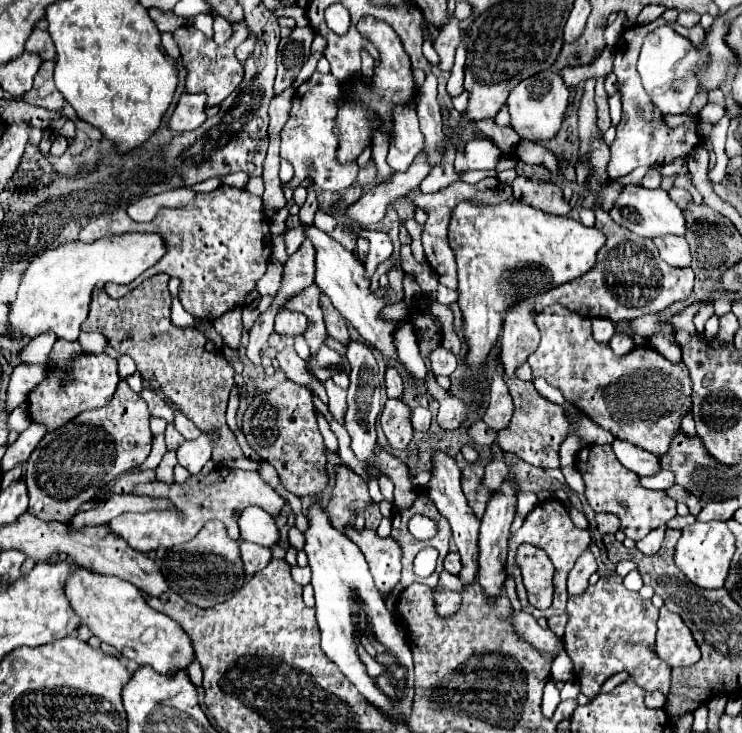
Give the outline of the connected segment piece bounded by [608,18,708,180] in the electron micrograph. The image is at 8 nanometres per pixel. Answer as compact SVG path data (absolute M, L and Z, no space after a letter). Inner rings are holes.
M658 18L656 22L652 22L648 26L630 26L628 30L624 30L622 42L618 42L618 52L614 52L614 74L618 78L618 92L620 92L620 100L622 100L622 120L616 128L616 140L610 146L612 158L608 164L608 176L612 180L630 174L638 166L662 166L662 164L674 162L676 158L688 158L690 152L702 144L702 136L698 134L696 116L708 102L706 88L700 84L698 94L692 100L692 106L686 110L686 114L692 120L688 120L676 128L670 128L664 122L664 116L660 114L660 110L656 110L656 106L648 98L648 94L640 82L640 74L636 70L636 60L638 60L642 40L650 30L654 30L662 24L666 24L664 18Z

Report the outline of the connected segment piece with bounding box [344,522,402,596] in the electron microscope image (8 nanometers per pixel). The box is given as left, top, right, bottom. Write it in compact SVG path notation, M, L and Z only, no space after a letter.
M352 522L346 524L344 534L364 552L370 566L370 574L374 576L380 594L388 596L400 582L400 546L392 538L380 538L376 530L364 528L360 532L354 528Z

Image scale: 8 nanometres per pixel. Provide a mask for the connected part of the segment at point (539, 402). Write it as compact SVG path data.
M503 374L503 379L509 391L514 392L516 408L514 408L510 426L506 430L492 432L492 444L496 442L504 452L512 452L532 466L560 468L558 450L560 450L560 444L564 442L566 430L568 430L568 418L564 418L564 410L560 406L554 406L552 402L548 402L544 396L540 396L536 392L536 388L532 386L532 382L522 382L517 377L508 378L506 374Z

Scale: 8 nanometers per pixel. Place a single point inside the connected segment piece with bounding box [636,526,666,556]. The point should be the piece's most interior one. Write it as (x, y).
(650, 545)

